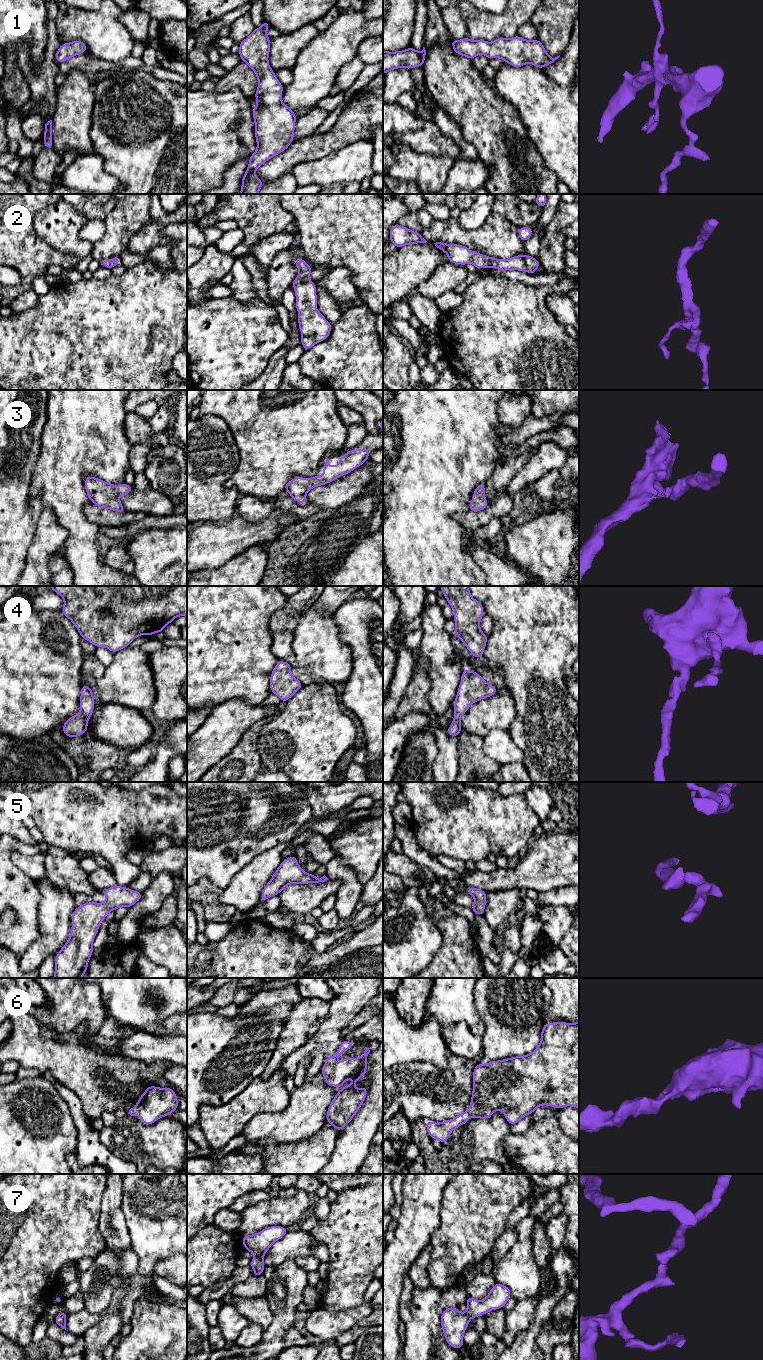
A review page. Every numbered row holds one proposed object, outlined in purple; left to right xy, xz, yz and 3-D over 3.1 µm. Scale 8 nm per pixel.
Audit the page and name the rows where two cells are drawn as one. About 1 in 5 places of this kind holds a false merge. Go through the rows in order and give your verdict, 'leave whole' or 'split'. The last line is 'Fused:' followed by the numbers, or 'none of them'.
1: leave whole
2: leave whole
3: leave whole
4: leave whole
5: leave whole
6: leave whole
7: leave whole
Fused: none of them

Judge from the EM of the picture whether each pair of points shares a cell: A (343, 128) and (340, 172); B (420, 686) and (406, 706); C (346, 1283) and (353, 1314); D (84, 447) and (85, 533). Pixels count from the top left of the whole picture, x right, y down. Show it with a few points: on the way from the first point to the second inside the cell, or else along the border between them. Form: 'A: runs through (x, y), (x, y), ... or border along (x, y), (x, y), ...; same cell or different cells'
A: border along (364, 139), (333, 150), (321, 158); different cells
B: runs through (415, 691), (410, 701); same cell
C: border along (364, 1301), (353, 1307), (328, 1310); different cells
D: runs through (73, 468), (73, 512); same cell

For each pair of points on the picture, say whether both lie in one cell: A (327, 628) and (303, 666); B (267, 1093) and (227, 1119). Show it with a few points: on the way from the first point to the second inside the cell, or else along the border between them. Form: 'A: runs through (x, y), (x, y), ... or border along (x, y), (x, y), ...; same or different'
A: runs through (318, 637), (317, 652), (312, 657); same
B: runs through (257, 1098), (237, 1113); same

